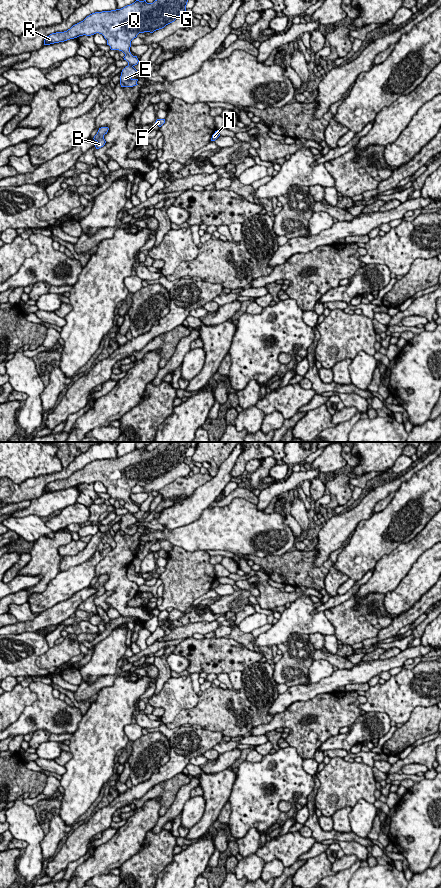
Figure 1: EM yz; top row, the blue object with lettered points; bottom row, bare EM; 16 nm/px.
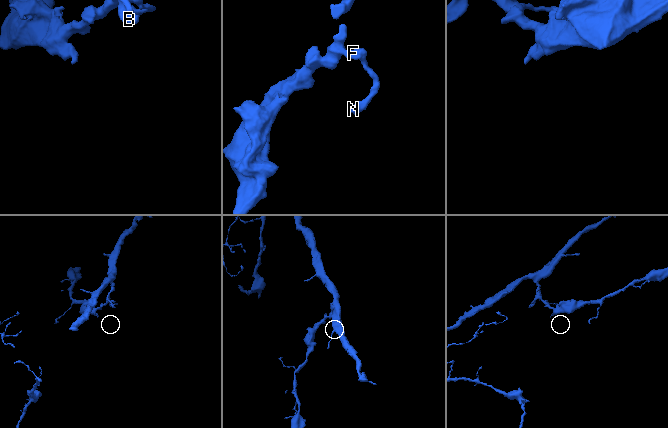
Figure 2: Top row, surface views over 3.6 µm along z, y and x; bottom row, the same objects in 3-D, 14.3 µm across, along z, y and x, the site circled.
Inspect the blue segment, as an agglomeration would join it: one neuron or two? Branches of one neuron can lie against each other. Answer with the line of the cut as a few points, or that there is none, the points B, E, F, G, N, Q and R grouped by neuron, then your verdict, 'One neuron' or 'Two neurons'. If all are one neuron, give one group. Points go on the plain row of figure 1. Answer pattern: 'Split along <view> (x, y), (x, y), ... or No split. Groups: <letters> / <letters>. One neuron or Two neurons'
No split. Groups: B E F G N Q R. One neuron

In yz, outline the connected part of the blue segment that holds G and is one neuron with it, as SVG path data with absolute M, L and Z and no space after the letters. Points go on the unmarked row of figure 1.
M163 442L153 451L136 449L121 457L95 460L83 469L73 473L64 480L56 480L47 484L44 493L64 490L79 484L102 482L111 498L122 499L128 513L120 524L121 535L138 533L138 527L133 525L139 520L134 516L139 508L130 500L131 489L139 481L150 480L164 476L174 470L186 459L186 453L191 442Z

